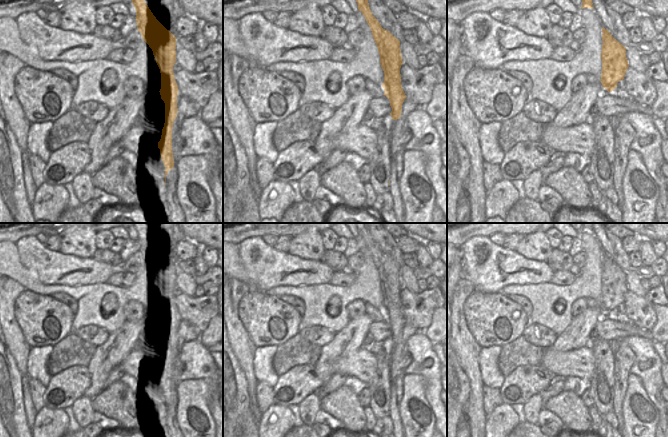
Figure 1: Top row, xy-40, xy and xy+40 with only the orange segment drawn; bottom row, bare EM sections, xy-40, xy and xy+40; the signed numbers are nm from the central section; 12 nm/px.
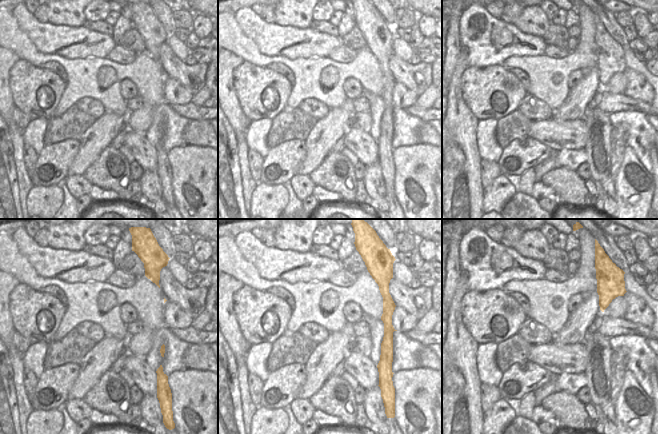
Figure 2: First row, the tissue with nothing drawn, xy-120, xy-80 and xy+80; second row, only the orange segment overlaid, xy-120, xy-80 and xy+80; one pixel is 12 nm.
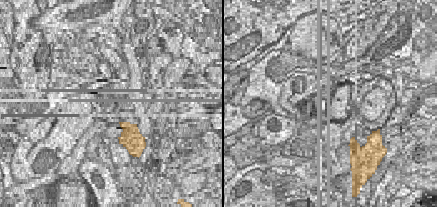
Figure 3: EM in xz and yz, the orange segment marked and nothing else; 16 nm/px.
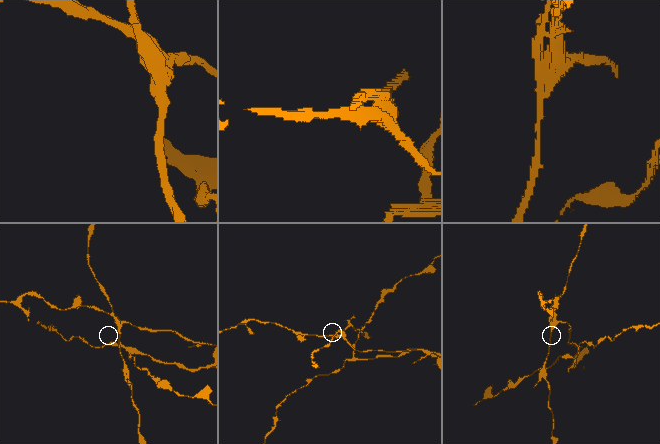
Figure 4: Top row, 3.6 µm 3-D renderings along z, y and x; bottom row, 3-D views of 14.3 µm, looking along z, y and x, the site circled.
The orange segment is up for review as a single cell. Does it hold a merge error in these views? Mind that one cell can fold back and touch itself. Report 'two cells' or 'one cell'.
two cells

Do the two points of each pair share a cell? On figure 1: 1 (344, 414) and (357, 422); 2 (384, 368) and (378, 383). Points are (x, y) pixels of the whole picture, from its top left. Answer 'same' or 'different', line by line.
1: same
2: same

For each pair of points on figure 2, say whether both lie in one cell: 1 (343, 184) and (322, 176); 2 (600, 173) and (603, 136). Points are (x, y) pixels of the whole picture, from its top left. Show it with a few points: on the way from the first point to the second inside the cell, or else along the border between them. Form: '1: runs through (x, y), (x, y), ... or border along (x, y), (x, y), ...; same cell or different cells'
1: runs through (338, 179), (335, 176), (327, 176); same cell
2: runs through (600, 164), (600, 145); same cell

